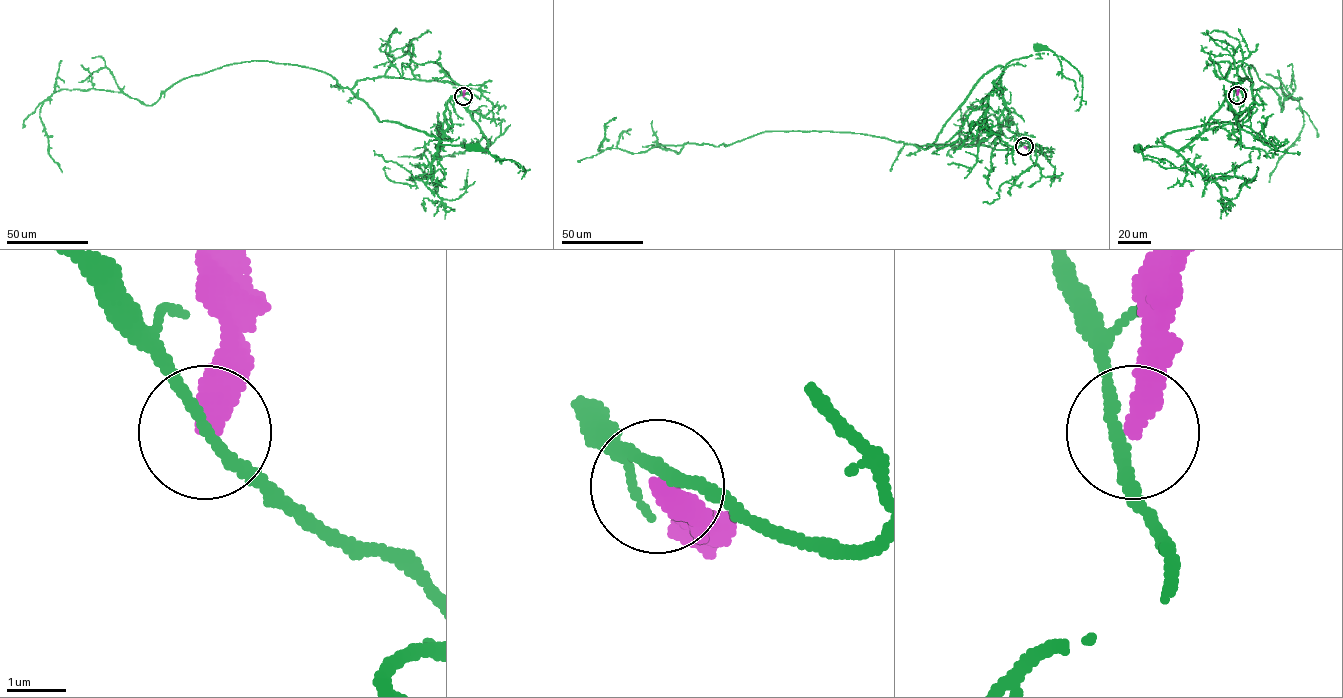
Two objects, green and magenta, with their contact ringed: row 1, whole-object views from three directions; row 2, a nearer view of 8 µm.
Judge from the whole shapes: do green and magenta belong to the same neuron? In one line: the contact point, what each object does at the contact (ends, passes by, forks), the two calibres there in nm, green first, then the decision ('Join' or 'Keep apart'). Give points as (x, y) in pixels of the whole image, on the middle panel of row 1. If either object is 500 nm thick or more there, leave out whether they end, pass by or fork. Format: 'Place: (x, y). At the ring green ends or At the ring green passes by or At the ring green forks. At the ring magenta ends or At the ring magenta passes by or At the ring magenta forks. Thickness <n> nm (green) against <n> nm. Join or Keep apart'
Place: (1024, 146). At the ring green passes by. At the ring magenta ends. Thickness 180 nm (green) against 400 nm. Keep apart

